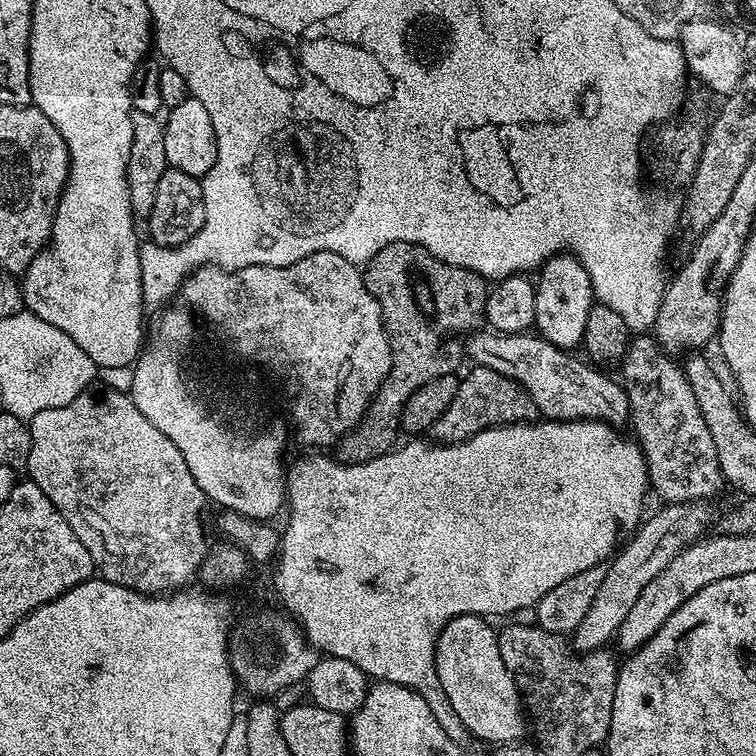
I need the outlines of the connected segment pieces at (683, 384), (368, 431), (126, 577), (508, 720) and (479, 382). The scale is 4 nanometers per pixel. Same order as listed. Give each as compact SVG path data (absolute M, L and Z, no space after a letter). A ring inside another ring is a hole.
M636 334L629 339L618 376L628 395L630 428L636 431L635 439L644 451L651 491L657 492L664 504L708 502L724 484L724 475L718 466L718 450L714 450L714 438L702 418L698 398L694 398L694 390L690 390L683 367L672 360L675 359L661 348L655 335Z
M410 242L382 246L382 250L368 261L363 273L366 290L374 294L384 317L384 331L392 347L392 365L364 417L335 445L335 459L342 464L370 462L392 451L397 443L396 432L401 431L400 411L410 394L434 378L450 376L457 371L455 368L466 348L461 341L459 344L452 340L452 336L459 332L471 334L485 323L484 307L490 291L484 277L477 272L455 268Z
M100 388L83 392L66 406L34 414L27 425L32 439L27 475L70 522L70 530L90 550L92 567L103 579L135 592L171 594L199 573L206 551L200 521L200 511L206 505L204 491L194 482L178 446L146 419L127 391Z
M455 616L446 622L436 642L438 682L471 737L478 736L488 746L515 744L525 735L526 712L514 678L502 662L497 629L488 624L483 616Z
M472 366L469 369L460 380L458 394L454 394L450 406L446 406L446 414L442 414L442 418L438 418L438 422L434 422L430 429L433 441L442 444L461 444L487 428L526 424L537 419L536 403L530 398L530 394L526 394L521 384L506 378L504 374L498 374L498 370L479 366Z

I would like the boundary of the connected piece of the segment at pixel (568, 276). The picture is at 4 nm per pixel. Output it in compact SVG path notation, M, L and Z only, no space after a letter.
M571 254L551 256L549 260L540 265L538 275L535 277L536 301L534 314L536 315L535 331L546 342L565 350L576 350L581 347L586 330L586 318L594 303L590 274Z

